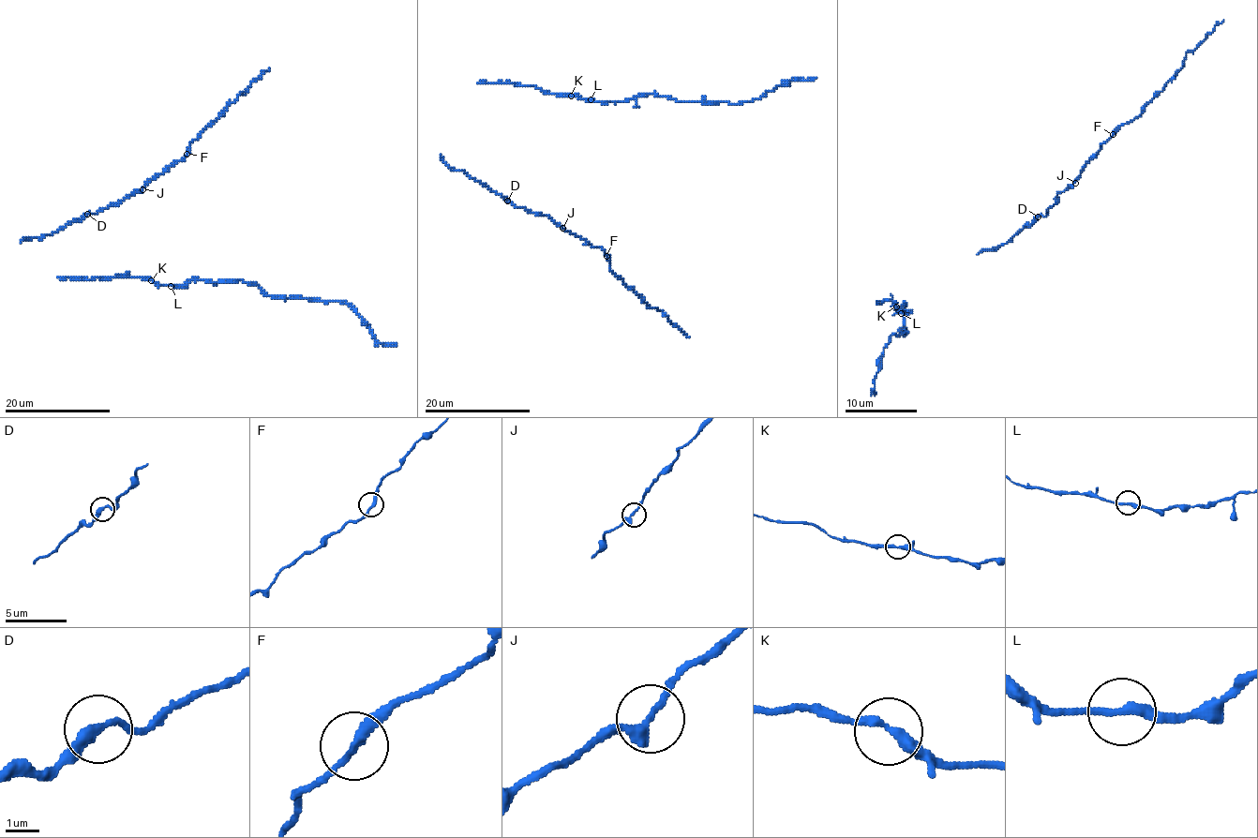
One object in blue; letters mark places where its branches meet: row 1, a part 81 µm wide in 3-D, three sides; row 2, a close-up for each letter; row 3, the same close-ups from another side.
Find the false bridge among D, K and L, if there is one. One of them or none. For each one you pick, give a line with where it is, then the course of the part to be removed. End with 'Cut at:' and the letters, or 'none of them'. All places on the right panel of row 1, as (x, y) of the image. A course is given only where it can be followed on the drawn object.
Cut at: none of them

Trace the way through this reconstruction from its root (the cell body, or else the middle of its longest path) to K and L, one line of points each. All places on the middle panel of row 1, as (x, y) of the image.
K: (478, 82), (533, 85), (546, 93), (571, 96)
L: (478, 82), (533, 85), (546, 93), (591, 99)

